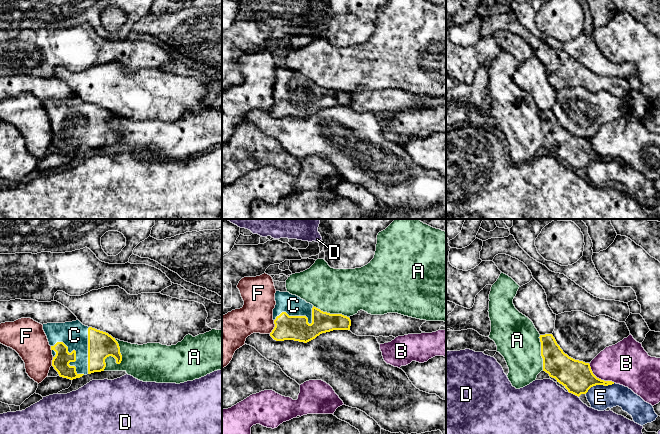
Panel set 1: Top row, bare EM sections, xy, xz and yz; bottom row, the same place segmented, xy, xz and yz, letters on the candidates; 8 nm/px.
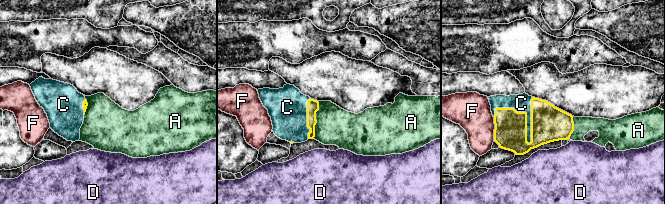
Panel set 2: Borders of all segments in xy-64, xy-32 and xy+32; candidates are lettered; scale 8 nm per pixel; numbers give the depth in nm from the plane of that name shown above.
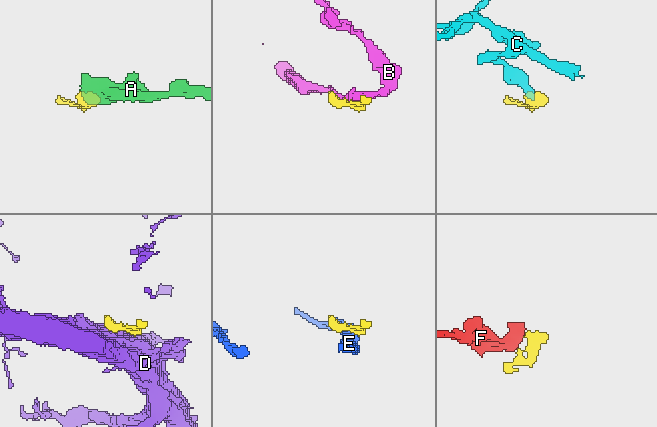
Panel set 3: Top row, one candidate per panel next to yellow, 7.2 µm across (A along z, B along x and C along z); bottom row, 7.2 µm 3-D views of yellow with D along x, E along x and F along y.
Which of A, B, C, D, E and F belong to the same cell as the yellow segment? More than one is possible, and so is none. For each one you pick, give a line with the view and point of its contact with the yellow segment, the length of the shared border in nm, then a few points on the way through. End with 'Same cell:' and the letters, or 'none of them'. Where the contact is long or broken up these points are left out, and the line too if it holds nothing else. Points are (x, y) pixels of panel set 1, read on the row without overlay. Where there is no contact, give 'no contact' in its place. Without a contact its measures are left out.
C: contact xy (75, 131); length 360 nm; way xy (60, 138), (67, 137), (75, 131), (74, 111)
Same cell: C

